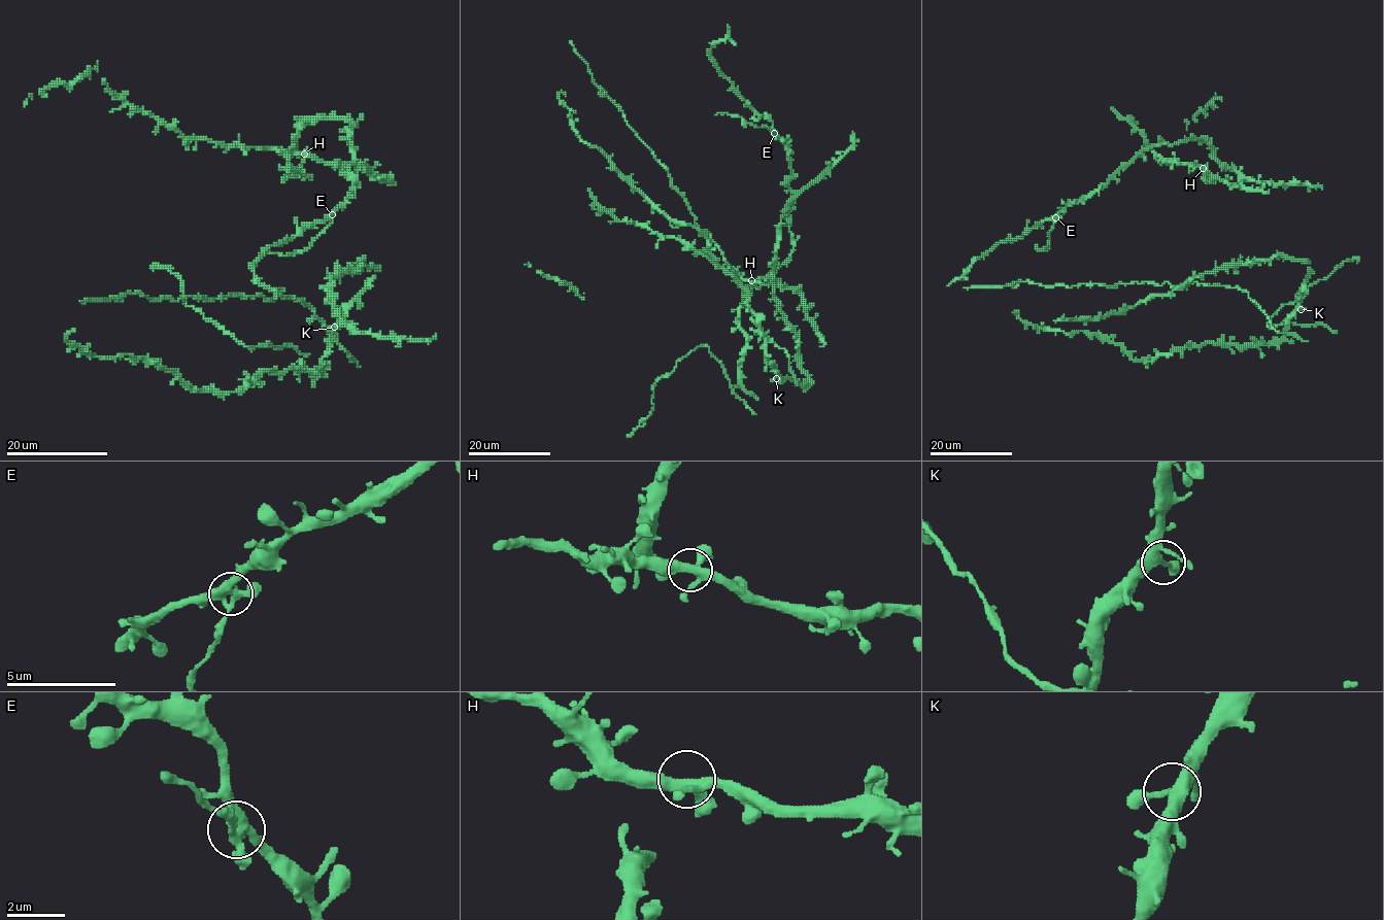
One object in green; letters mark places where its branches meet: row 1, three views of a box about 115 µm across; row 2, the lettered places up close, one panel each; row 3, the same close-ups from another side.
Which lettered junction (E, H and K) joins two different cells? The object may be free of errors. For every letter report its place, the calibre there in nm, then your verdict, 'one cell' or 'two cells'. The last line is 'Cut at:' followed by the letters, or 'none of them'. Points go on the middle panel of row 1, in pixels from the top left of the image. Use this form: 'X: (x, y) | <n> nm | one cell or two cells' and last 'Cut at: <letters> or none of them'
E: (774, 133) | 360 nm | two cells
H: (751, 280) | 360 nm | one cell
K: (776, 378) | 320 nm | one cell
Cut at: E

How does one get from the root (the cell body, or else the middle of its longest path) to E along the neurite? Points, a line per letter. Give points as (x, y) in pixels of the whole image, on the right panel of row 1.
E: (1212, 159), (1213, 148), (1199, 138), (1148, 146), (1123, 164), (1106, 182), (1070, 203), (1056, 217)

